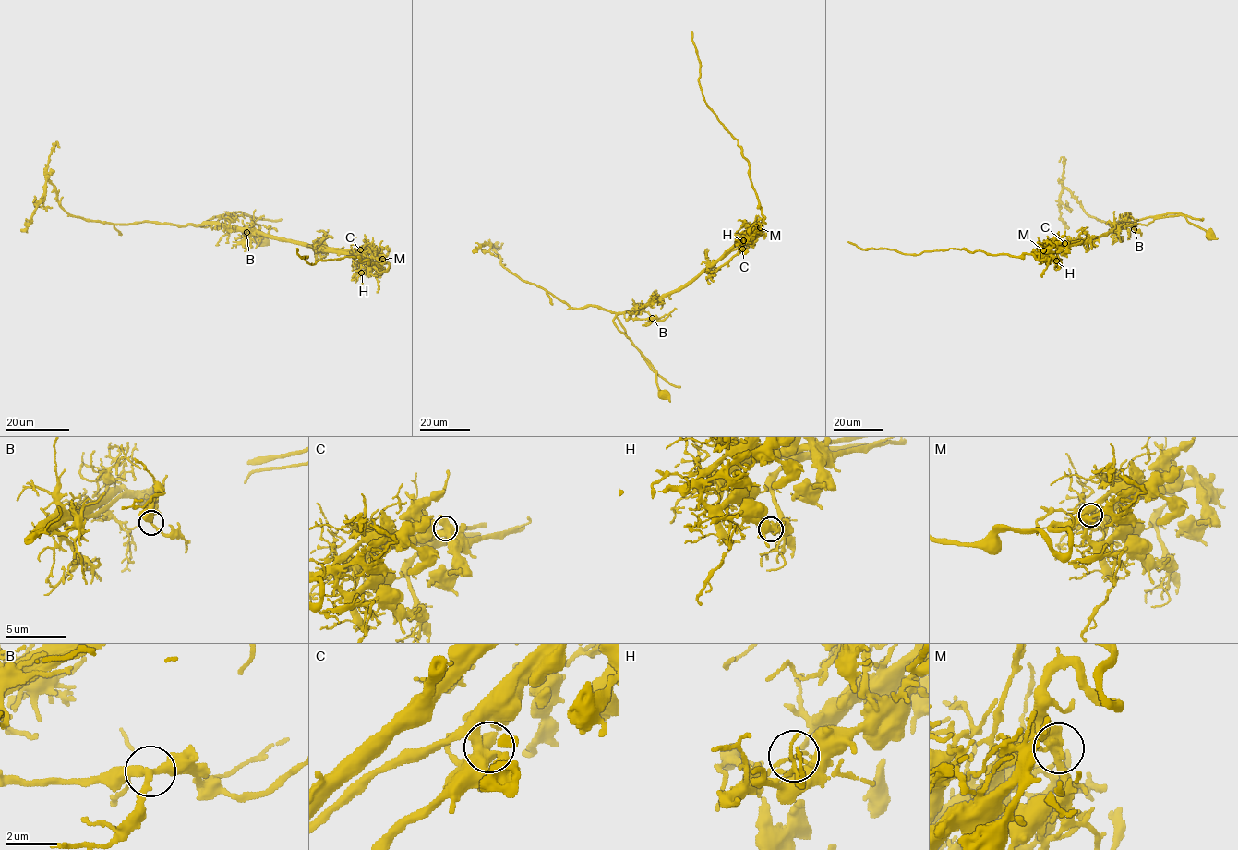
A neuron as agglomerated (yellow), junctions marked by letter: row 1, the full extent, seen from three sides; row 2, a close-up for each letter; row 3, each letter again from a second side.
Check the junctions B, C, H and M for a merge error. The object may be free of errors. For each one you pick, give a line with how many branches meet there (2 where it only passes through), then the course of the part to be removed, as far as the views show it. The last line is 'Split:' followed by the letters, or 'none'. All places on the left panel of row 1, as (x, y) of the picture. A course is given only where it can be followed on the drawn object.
H: 3 branches meet; foreign part runs (361, 273), (379, 264), (373, 253), (305, 246), (202, 223), (240, 212), (282, 219)
Split: H

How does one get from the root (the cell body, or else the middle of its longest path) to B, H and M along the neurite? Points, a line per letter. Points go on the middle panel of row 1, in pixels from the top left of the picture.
B: (662, 394), (656, 384), (656, 370), (626, 335), (617, 315), (628, 312), (634, 319), (652, 318)
H: (662, 394), (656, 384), (656, 370), (626, 335), (617, 315), (635, 311), (687, 286), (738, 241), (743, 240)
M: (662, 394), (656, 370), (626, 335), (617, 315), (635, 311), (687, 286), (760, 227)

